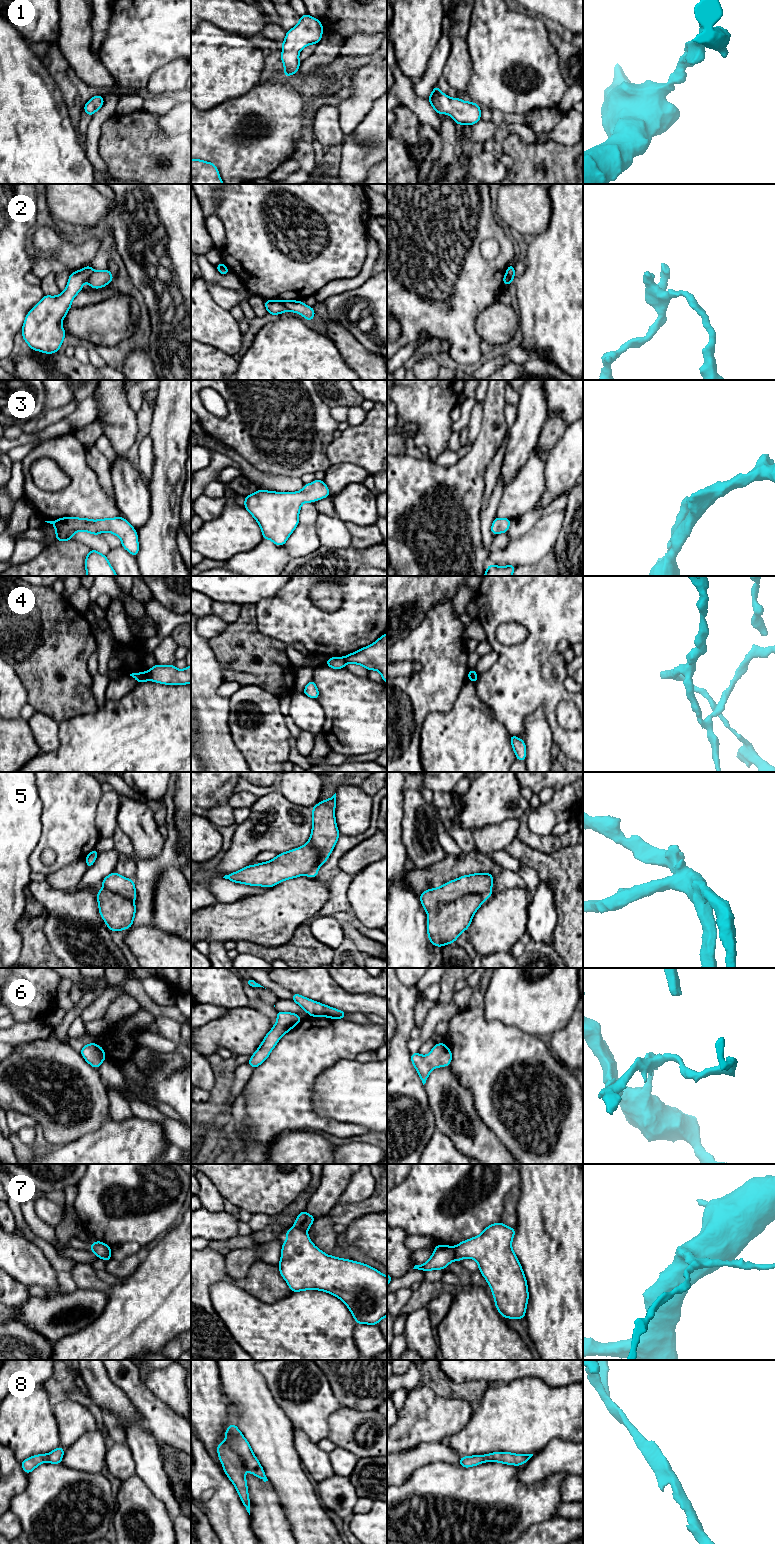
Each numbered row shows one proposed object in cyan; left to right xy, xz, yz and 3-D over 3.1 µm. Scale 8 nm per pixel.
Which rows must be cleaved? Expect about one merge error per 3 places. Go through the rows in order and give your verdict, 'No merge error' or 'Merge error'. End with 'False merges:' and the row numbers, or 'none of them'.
1: No merge error
2: Merge error
3: No merge error
4: Merge error
5: No merge error
6: No merge error
7: Merge error
8: No merge error
False merges: 2, 4, 7

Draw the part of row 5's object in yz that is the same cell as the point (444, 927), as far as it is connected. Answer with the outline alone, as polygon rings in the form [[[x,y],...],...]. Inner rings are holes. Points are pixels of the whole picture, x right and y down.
[[[475,873],[421,893],[420,901],[428,914],[429,941],[437,947],[455,942],[469,928],[479,907],[492,896],[492,885],[492,873]]]

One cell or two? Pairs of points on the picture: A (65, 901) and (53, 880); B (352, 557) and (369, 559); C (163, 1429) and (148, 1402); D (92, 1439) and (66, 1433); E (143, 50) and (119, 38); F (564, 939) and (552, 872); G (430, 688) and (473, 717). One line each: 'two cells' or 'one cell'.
A: two cells
B: one cell
C: one cell
D: two cells
E: one cell
F: one cell
G: two cells

